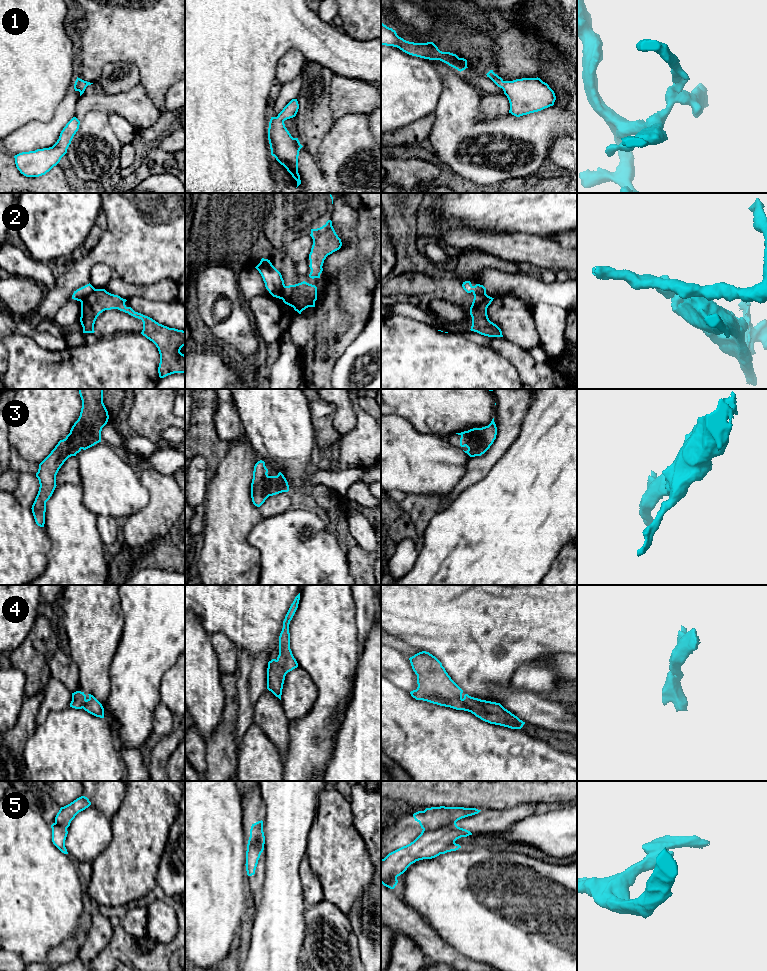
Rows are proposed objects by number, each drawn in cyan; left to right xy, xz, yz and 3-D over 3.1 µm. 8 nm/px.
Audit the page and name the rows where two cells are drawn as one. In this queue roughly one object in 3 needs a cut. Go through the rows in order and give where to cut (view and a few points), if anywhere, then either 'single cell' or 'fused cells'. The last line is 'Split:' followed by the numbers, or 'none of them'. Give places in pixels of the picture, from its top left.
1: no cut; single cell
2: cut in xy along (95, 289), (89, 297), (81, 302); fused cells
3: no cut; single cell
4: no cut; single cell
5: cut in yz along (455, 821), (446, 826), (423, 830); fused cells
Split: 2, 5

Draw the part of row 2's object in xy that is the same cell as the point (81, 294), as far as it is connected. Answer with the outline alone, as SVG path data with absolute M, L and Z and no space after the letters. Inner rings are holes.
M89 283L74 291L72 299L82 302L87 298L90 298L94 291L95 288Z

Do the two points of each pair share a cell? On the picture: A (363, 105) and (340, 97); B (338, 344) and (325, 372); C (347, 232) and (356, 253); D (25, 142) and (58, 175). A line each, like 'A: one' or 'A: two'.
A: one
B: one
C: two
D: two

